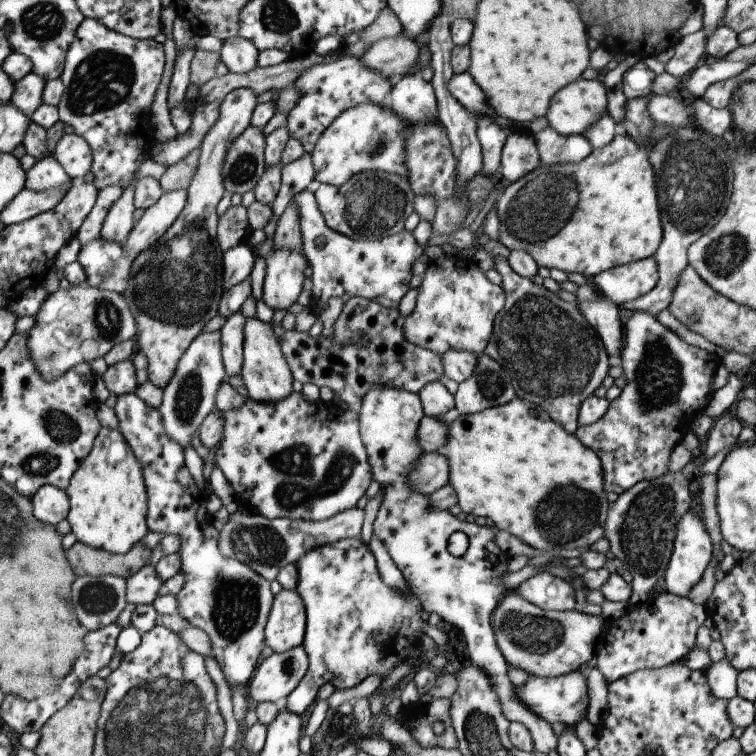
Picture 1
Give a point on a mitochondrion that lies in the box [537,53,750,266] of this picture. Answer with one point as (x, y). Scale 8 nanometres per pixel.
(698, 176)

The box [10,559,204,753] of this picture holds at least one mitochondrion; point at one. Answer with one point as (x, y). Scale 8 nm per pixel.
(96, 597)

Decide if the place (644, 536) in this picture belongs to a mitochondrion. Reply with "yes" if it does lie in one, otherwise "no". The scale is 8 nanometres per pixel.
yes

